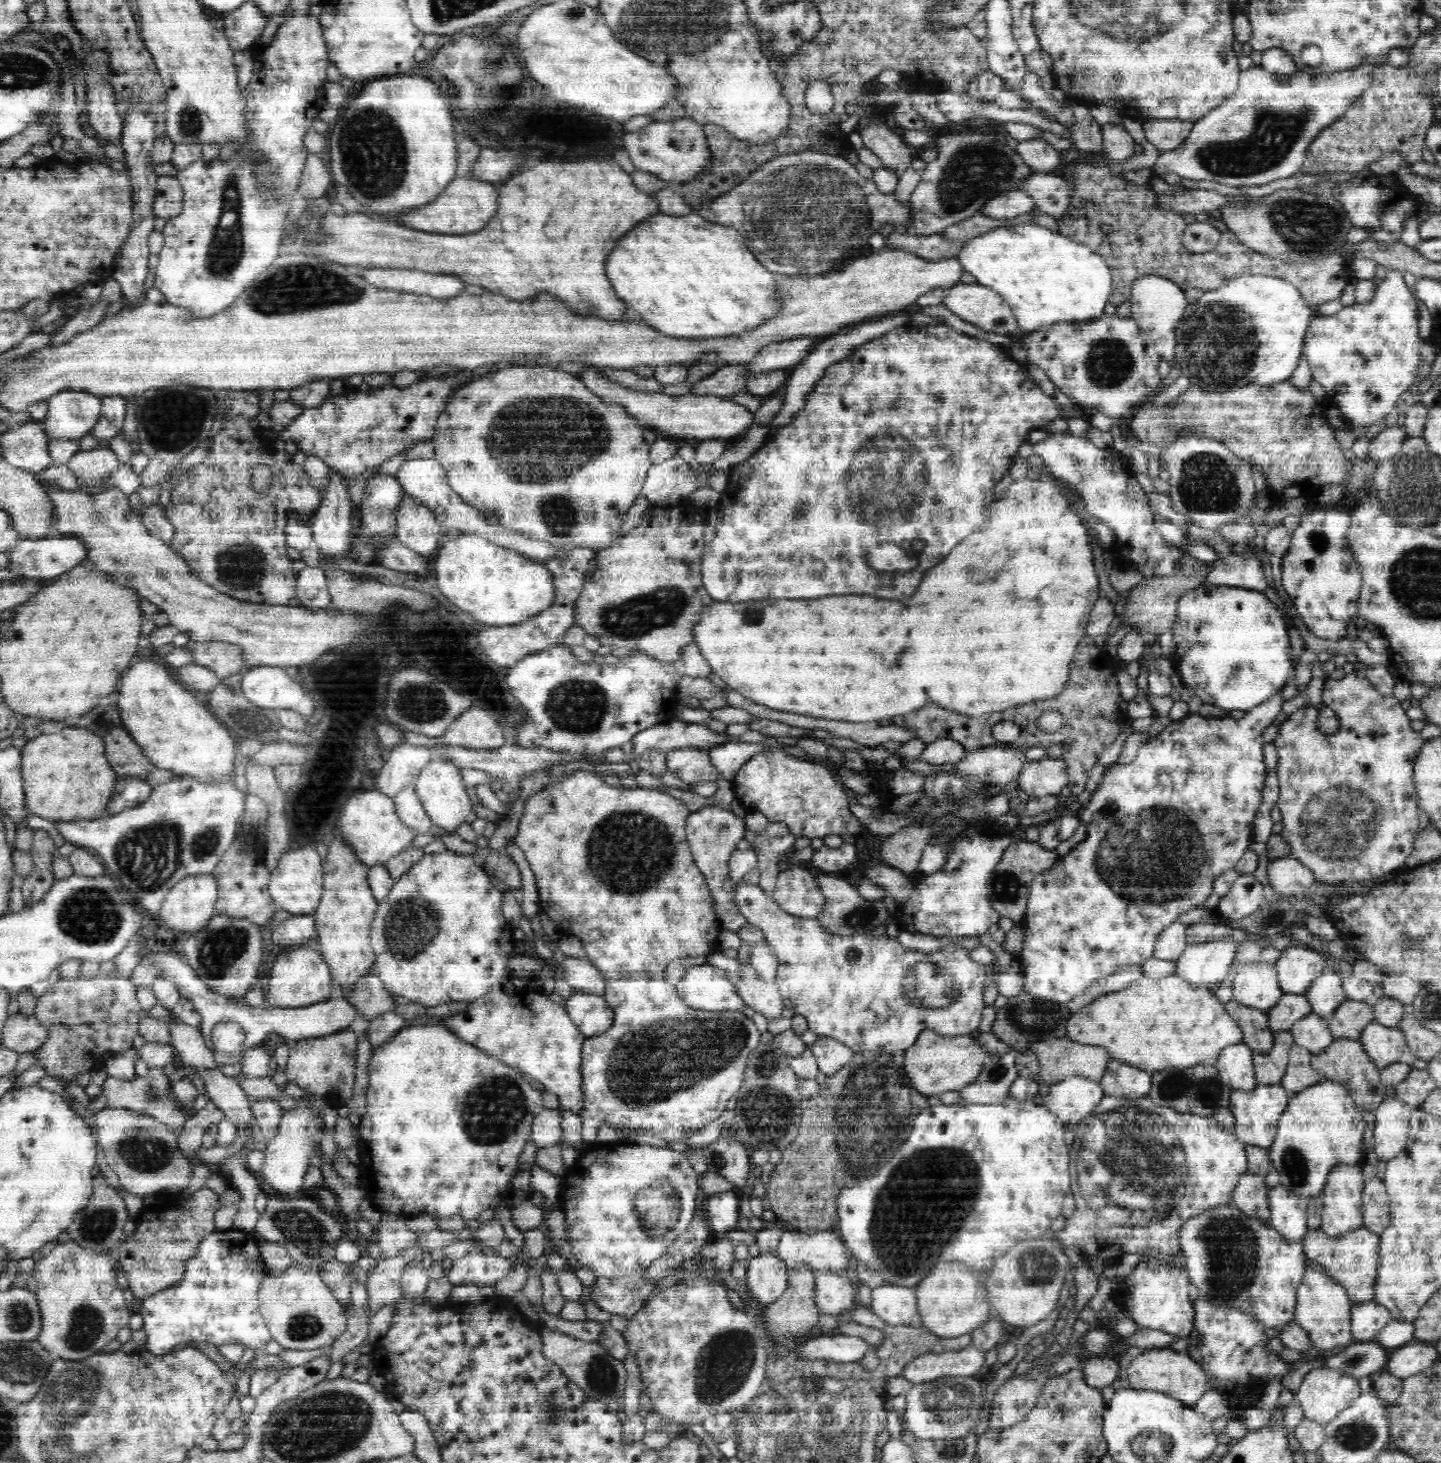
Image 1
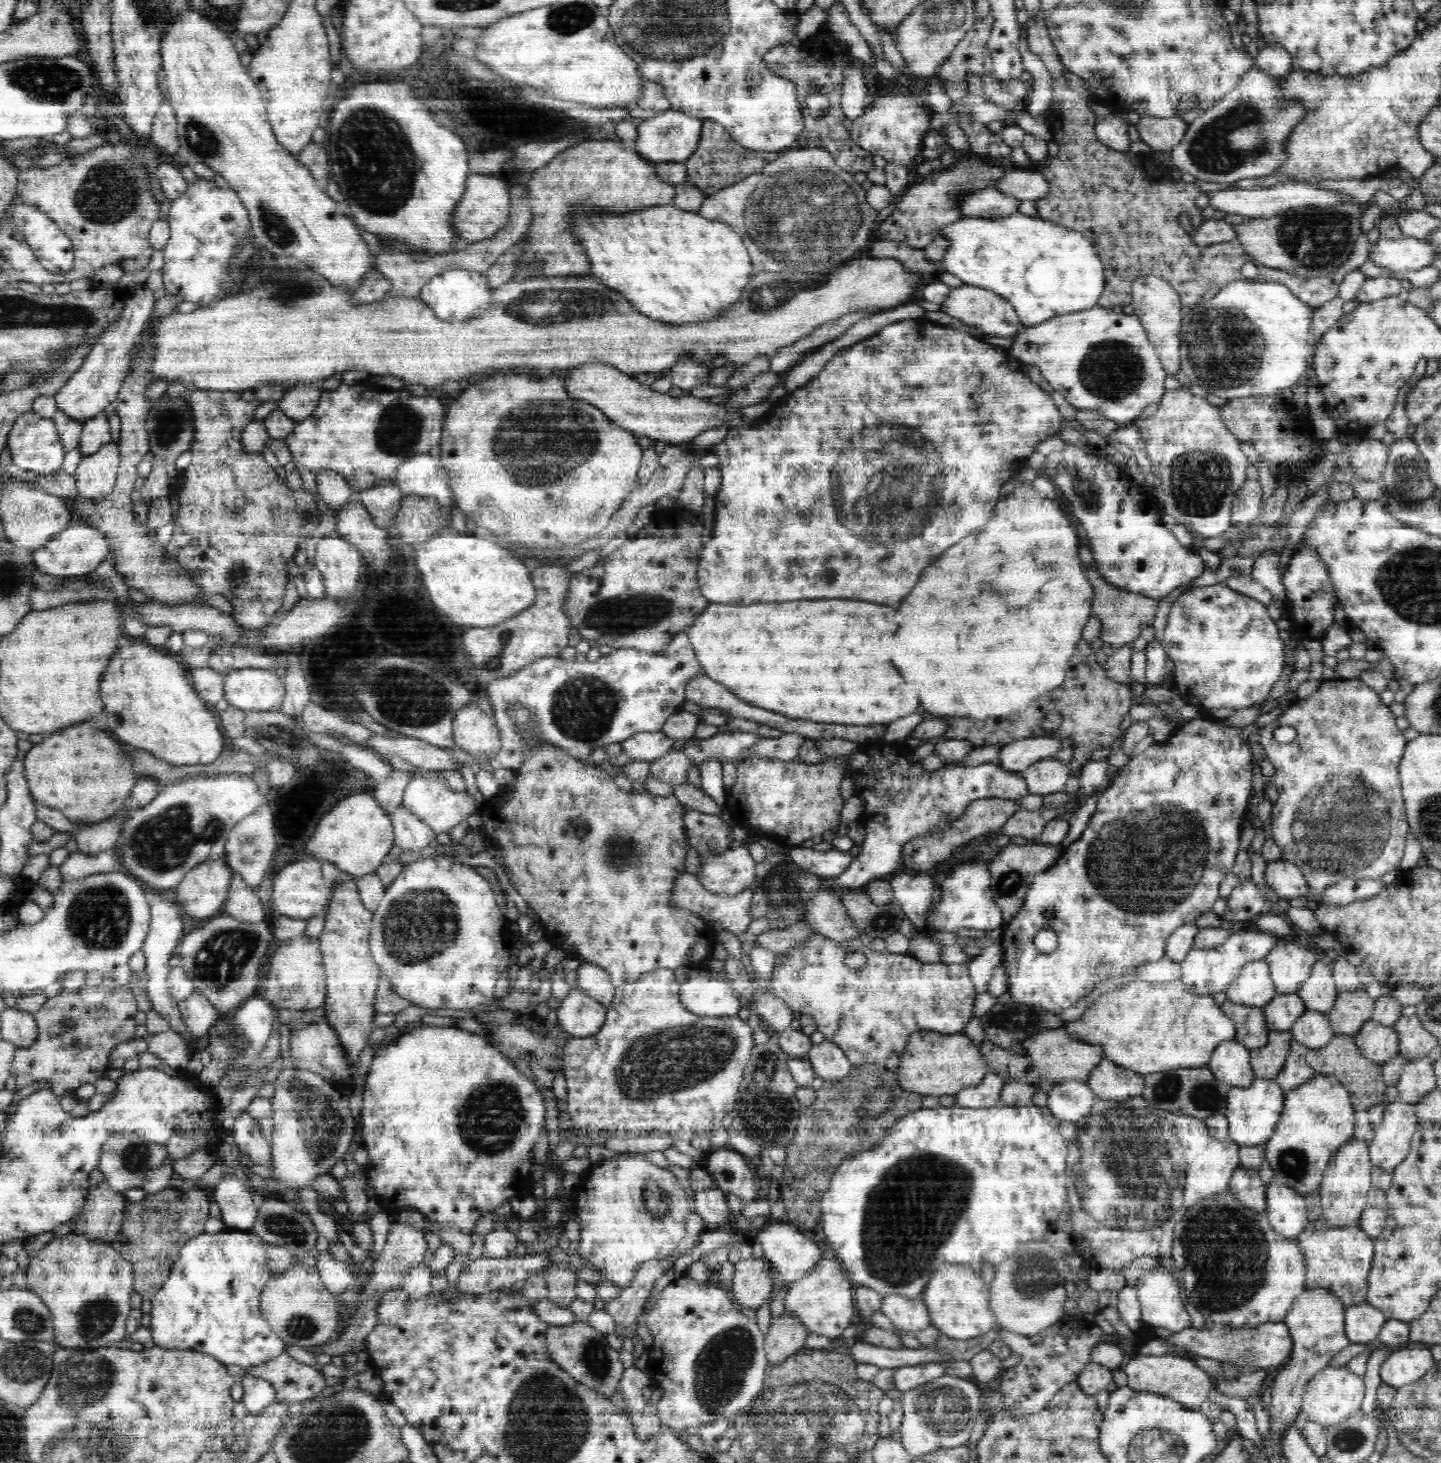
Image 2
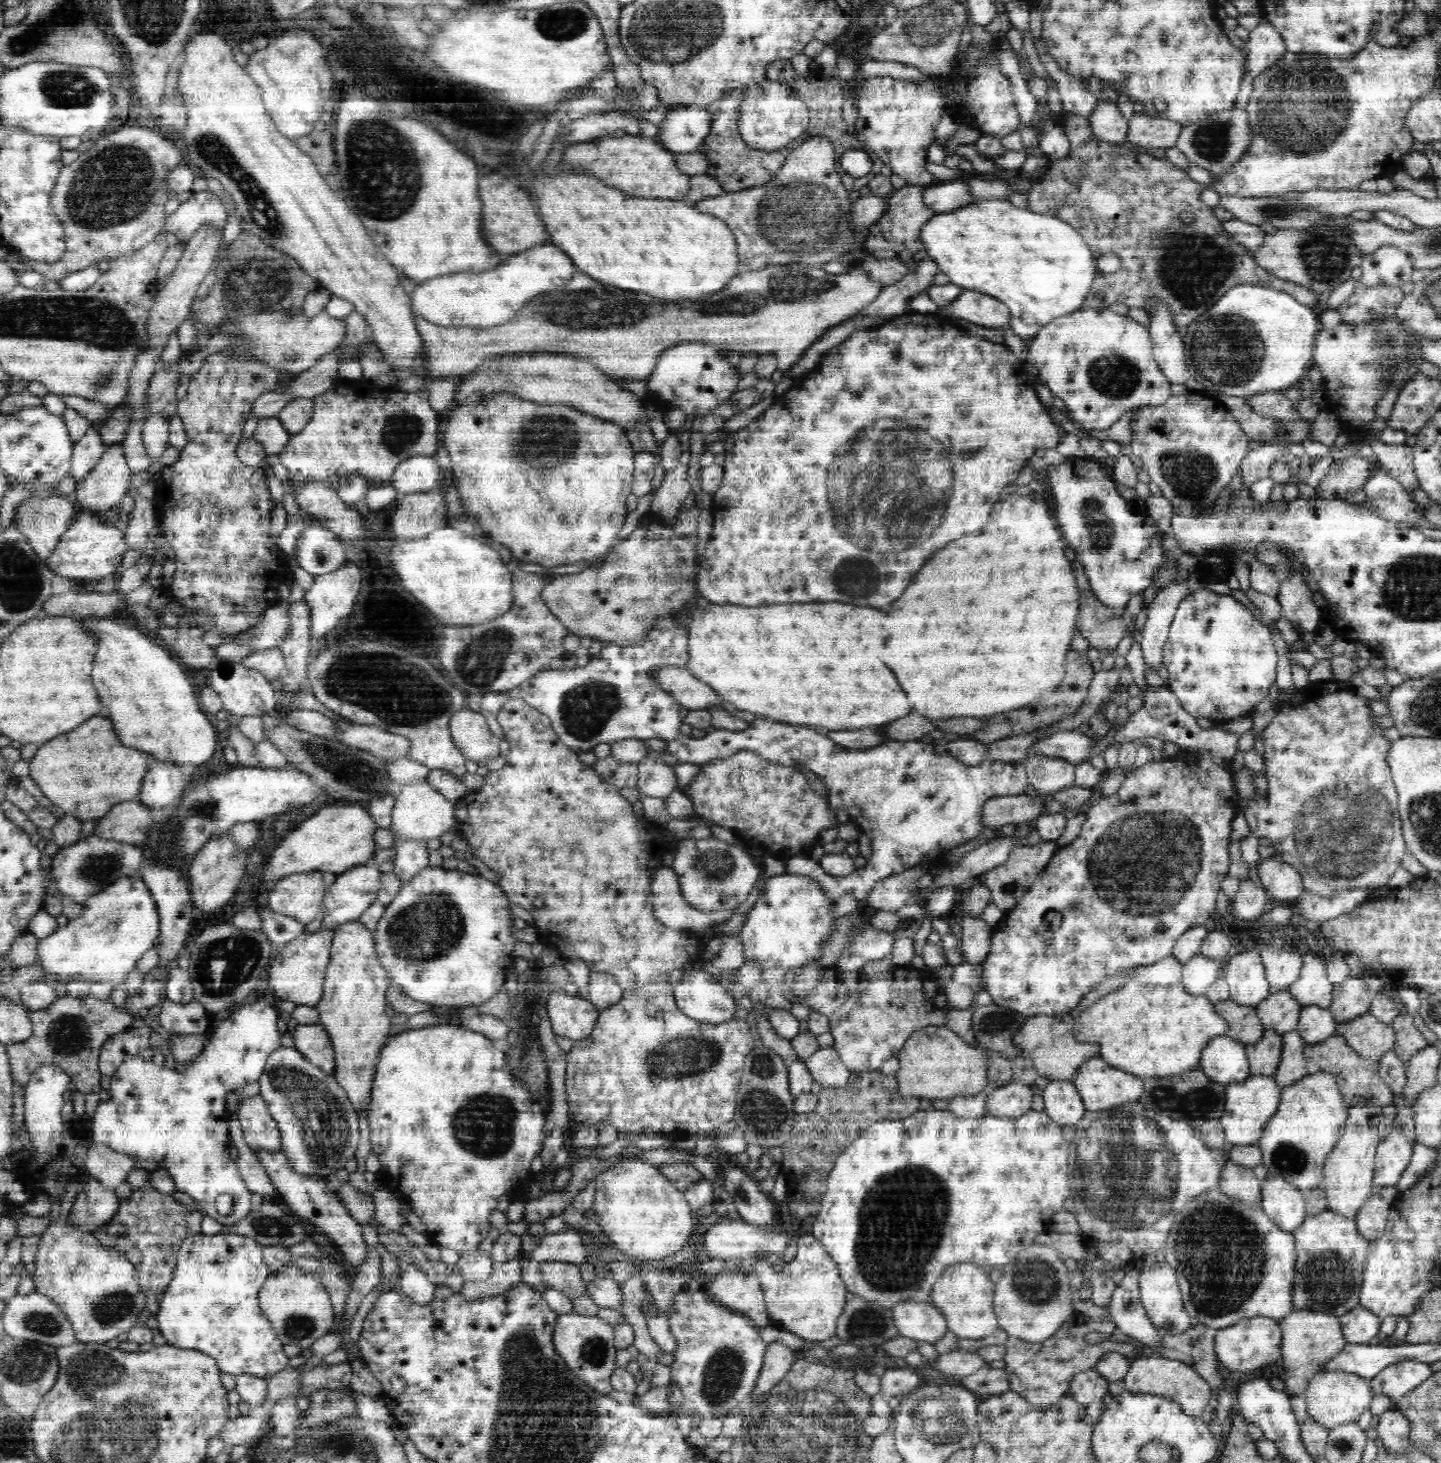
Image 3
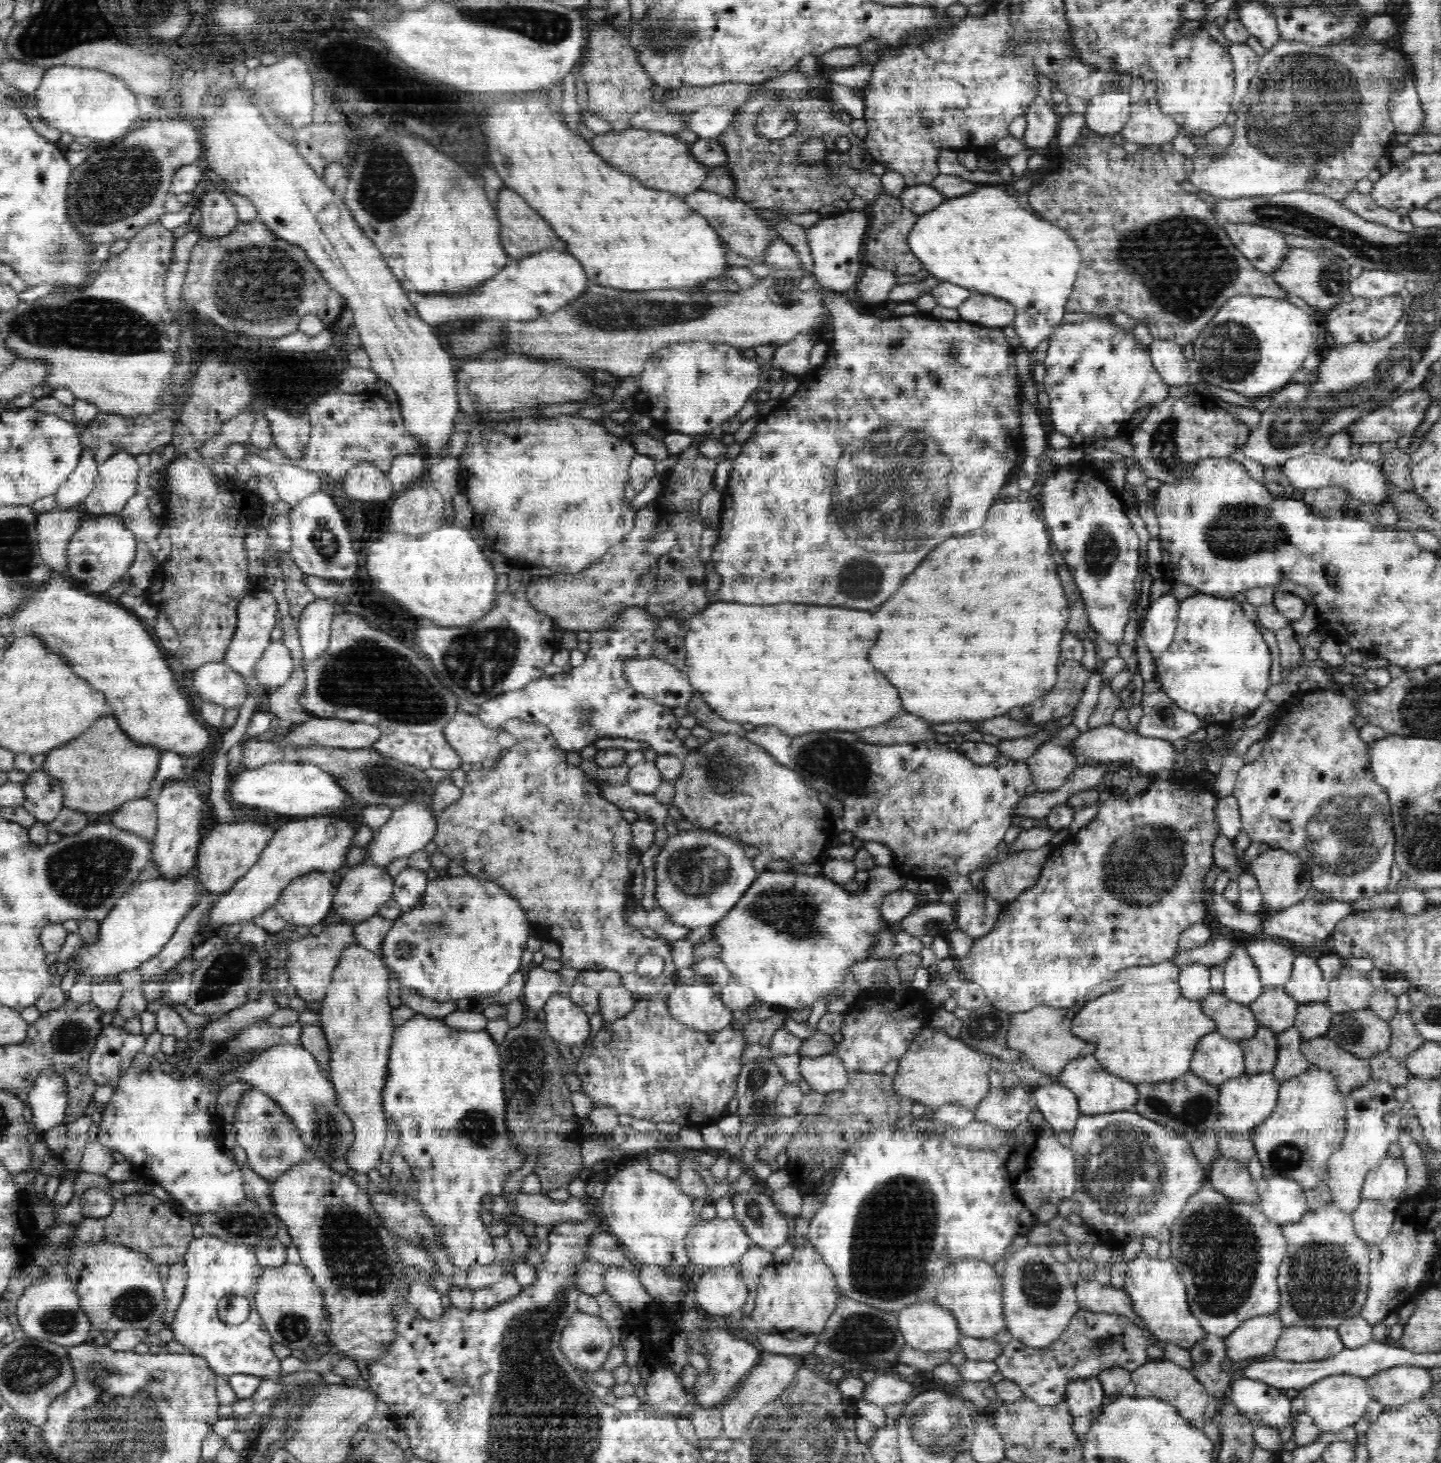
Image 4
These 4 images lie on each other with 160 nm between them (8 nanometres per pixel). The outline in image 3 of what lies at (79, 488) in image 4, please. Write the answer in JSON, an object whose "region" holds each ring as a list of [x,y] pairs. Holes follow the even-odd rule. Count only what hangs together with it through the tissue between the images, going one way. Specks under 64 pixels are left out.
{"region":[[[94,425],[84,434],[82,440],[74,444],[70,475],[74,477],[76,488],[98,464],[99,457],[103,455],[106,447]]]}

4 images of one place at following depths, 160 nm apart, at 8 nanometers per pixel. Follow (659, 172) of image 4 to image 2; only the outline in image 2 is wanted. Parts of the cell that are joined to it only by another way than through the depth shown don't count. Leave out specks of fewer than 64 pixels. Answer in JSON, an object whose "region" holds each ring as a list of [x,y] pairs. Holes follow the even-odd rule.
{"region":[[[610,139],[586,141],[574,148],[558,154],[548,166],[536,168],[536,176],[528,184],[532,224],[530,224],[530,248],[520,258],[520,264],[528,258],[542,262],[540,278],[550,276],[572,276],[590,274],[590,264],[582,248],[576,244],[568,232],[568,212],[572,204],[586,202],[594,210],[610,212],[632,212],[651,206],[672,205],[676,189],[666,183],[658,173],[656,164],[638,155],[636,151],[626,150],[624,144]]]}

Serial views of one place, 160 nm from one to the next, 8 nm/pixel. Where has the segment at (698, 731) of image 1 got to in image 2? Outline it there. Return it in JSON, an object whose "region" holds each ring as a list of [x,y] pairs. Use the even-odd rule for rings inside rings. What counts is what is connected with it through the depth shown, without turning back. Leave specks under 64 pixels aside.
{"region":[[[640,732],[621,742],[623,752],[632,760],[653,761],[664,757],[676,740],[666,738],[663,732]]]}

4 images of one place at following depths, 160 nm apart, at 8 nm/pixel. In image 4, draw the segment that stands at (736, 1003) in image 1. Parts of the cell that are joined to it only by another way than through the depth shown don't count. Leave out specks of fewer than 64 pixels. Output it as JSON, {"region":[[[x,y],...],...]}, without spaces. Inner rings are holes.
{"region":[[[701,978],[698,984],[682,984],[677,981],[676,988],[670,993],[668,1000],[669,1012],[672,1017],[682,1022],[682,1025],[690,1029],[701,1030],[701,1032],[720,1032],[720,1030],[731,1027],[733,1019],[732,1010],[726,1008],[717,996],[717,988],[706,985]]]}

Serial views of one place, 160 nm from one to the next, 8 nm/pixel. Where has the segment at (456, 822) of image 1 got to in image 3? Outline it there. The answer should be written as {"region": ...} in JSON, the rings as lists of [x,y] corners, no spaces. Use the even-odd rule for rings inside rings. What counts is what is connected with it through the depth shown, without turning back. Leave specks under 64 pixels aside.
{"region":[[[427,780],[399,786],[389,829],[395,838],[428,841],[448,832],[456,822],[456,804],[446,800]]]}

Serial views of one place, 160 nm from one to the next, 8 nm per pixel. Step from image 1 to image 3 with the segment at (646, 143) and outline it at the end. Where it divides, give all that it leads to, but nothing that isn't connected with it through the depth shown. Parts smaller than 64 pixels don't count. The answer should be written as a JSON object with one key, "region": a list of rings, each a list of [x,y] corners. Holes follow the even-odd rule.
{"region":[[[677,106],[666,112],[660,124],[659,142],[674,154],[698,151],[712,129],[712,113],[706,107]]]}

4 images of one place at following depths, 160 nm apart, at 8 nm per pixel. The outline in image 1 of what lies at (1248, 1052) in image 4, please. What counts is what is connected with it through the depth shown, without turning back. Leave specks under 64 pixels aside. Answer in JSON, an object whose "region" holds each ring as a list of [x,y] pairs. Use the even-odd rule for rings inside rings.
{"region":[[[1290,1031],[1273,1032],[1274,1044],[1267,1053],[1255,1052],[1253,1065],[1257,1084],[1280,1084],[1289,1063],[1289,1054],[1295,1042]]]}

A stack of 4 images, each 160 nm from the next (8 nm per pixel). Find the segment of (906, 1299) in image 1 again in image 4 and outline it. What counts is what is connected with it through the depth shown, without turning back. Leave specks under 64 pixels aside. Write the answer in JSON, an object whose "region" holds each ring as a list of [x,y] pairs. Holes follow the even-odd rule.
{"region":[[[936,1302],[910,1304],[897,1315],[905,1344],[914,1350],[938,1352],[959,1346],[963,1334],[954,1315]]]}

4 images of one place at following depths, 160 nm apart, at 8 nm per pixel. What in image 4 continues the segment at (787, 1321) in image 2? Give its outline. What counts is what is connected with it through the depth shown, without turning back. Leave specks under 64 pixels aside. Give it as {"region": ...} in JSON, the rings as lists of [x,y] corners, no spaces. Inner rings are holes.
{"region":[[[762,1353],[762,1358],[758,1361],[754,1370],[746,1377],[746,1382],[742,1384],[740,1390],[724,1403],[720,1408],[720,1415],[723,1422],[722,1437],[737,1439],[748,1432],[752,1426],[754,1416],[758,1410],[764,1408],[766,1404],[776,1400],[786,1390],[787,1385],[794,1380],[795,1373],[798,1370],[798,1364],[788,1358],[788,1355],[782,1353]]]}

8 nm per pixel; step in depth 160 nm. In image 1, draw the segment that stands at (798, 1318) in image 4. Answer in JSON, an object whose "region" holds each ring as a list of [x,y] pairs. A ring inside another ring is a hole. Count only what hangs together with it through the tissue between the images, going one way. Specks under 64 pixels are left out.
{"region":[[[816,1271],[816,1308],[820,1314],[832,1314],[835,1318],[841,1313],[851,1313],[856,1306],[857,1293],[856,1287],[853,1284],[853,1279],[846,1277],[846,1275],[836,1275],[830,1271]]]}

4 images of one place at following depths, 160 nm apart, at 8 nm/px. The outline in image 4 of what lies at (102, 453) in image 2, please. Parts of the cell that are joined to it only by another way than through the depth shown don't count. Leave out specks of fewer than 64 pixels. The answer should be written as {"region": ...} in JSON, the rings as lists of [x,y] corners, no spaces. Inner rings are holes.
{"region":[[[114,453],[98,467],[94,489],[83,501],[86,514],[115,515],[123,512],[126,504],[136,495],[139,464],[134,455]]]}

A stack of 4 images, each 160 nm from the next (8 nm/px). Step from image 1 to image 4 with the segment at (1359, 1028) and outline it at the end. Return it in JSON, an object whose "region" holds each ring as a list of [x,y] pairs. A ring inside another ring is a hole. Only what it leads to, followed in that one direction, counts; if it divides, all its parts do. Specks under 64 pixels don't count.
{"region":[[[1345,966],[1340,974],[1329,982],[1329,998],[1326,1003],[1336,1014],[1361,1011],[1369,1008],[1368,1003],[1375,990],[1369,974],[1362,974]]]}

